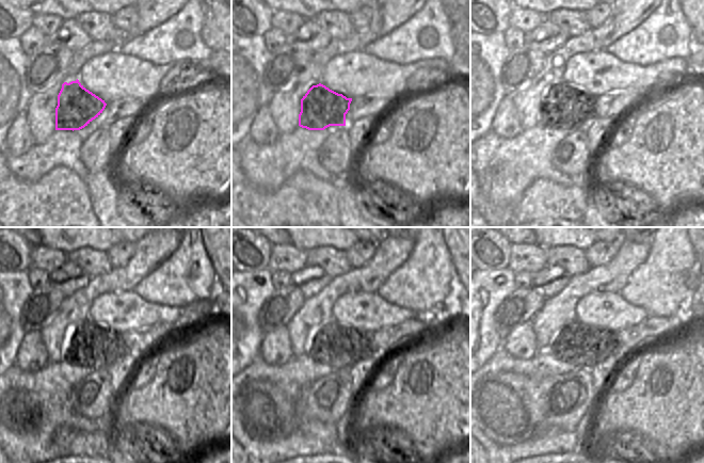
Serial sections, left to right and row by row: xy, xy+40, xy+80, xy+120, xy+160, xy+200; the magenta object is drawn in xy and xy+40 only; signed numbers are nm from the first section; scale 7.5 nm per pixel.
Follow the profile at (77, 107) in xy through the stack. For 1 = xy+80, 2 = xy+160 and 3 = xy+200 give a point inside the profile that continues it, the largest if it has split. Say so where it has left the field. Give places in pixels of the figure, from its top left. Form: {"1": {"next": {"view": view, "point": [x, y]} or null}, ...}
{"1": {"next": {"view": "xy+80", "point": [564, 107]}}, "2": {"next": {"view": "xy+160", "point": [346, 347]}}, "3": {"next": {"view": "xy+200", "point": [589, 346]}}}

